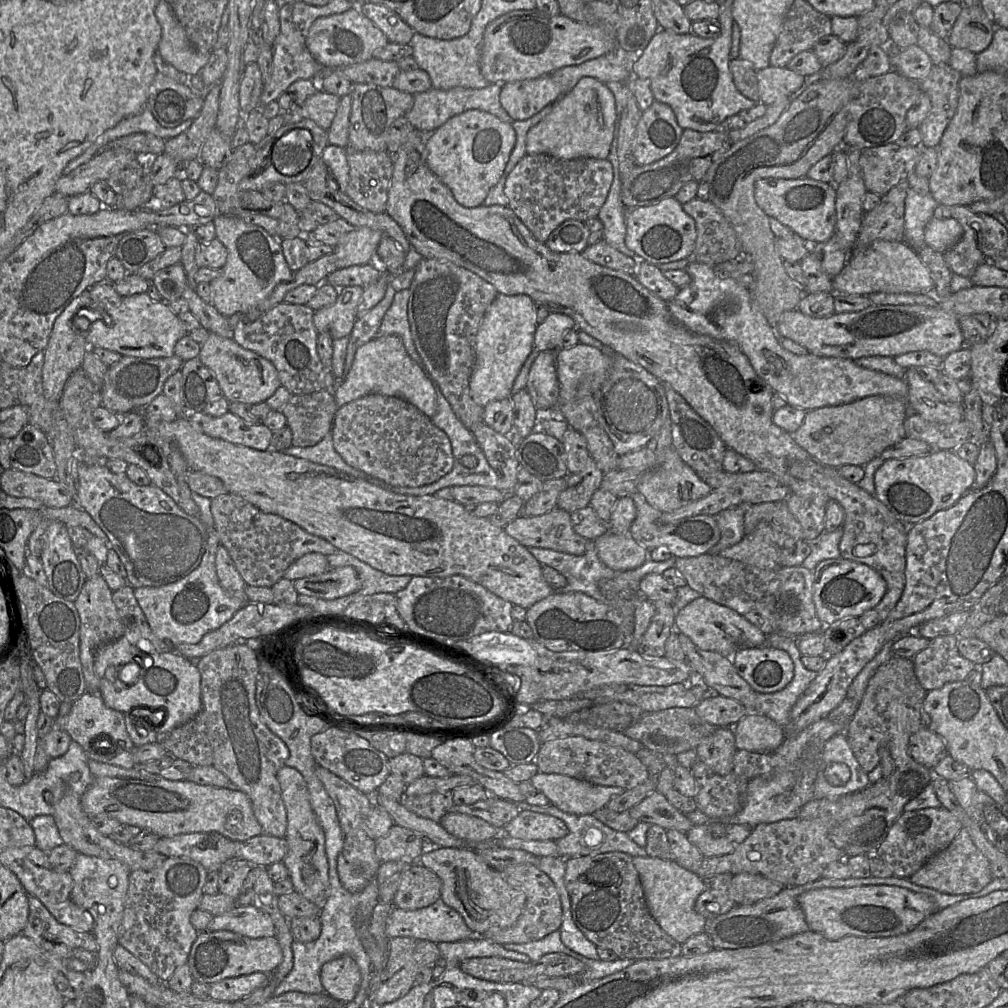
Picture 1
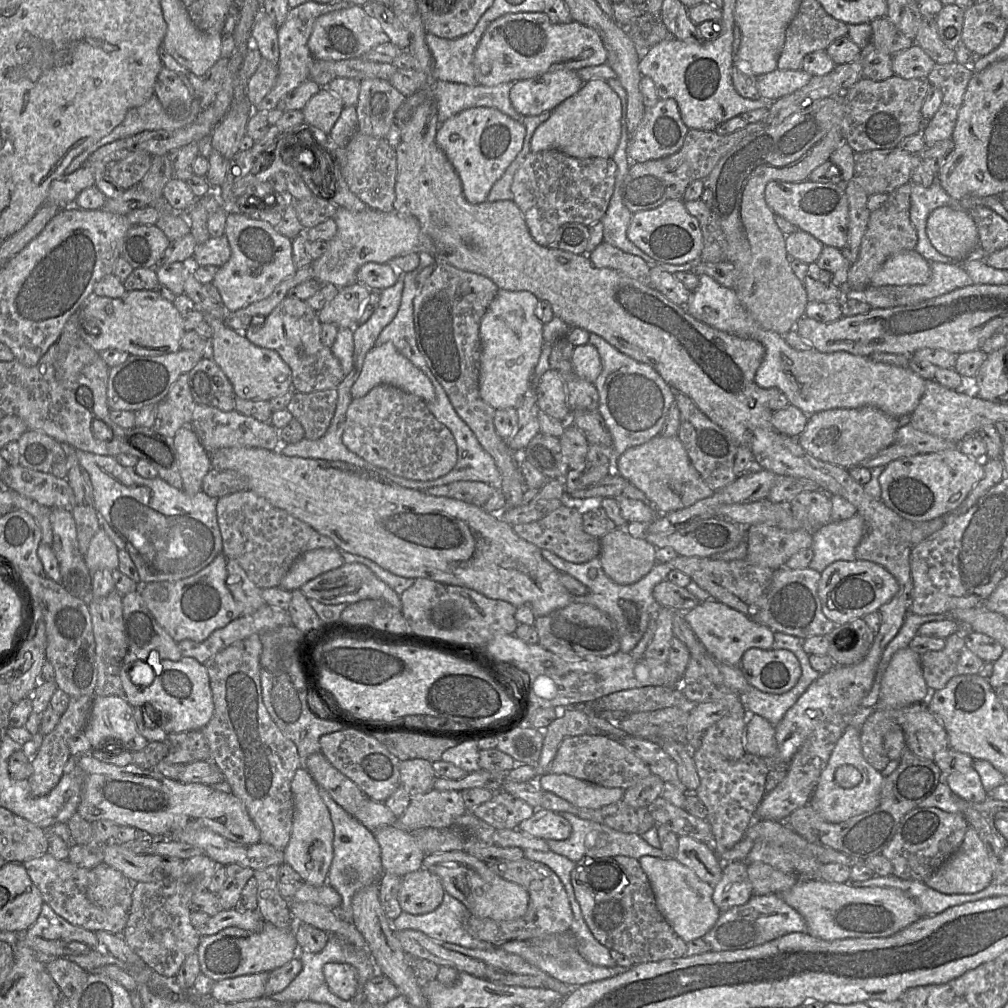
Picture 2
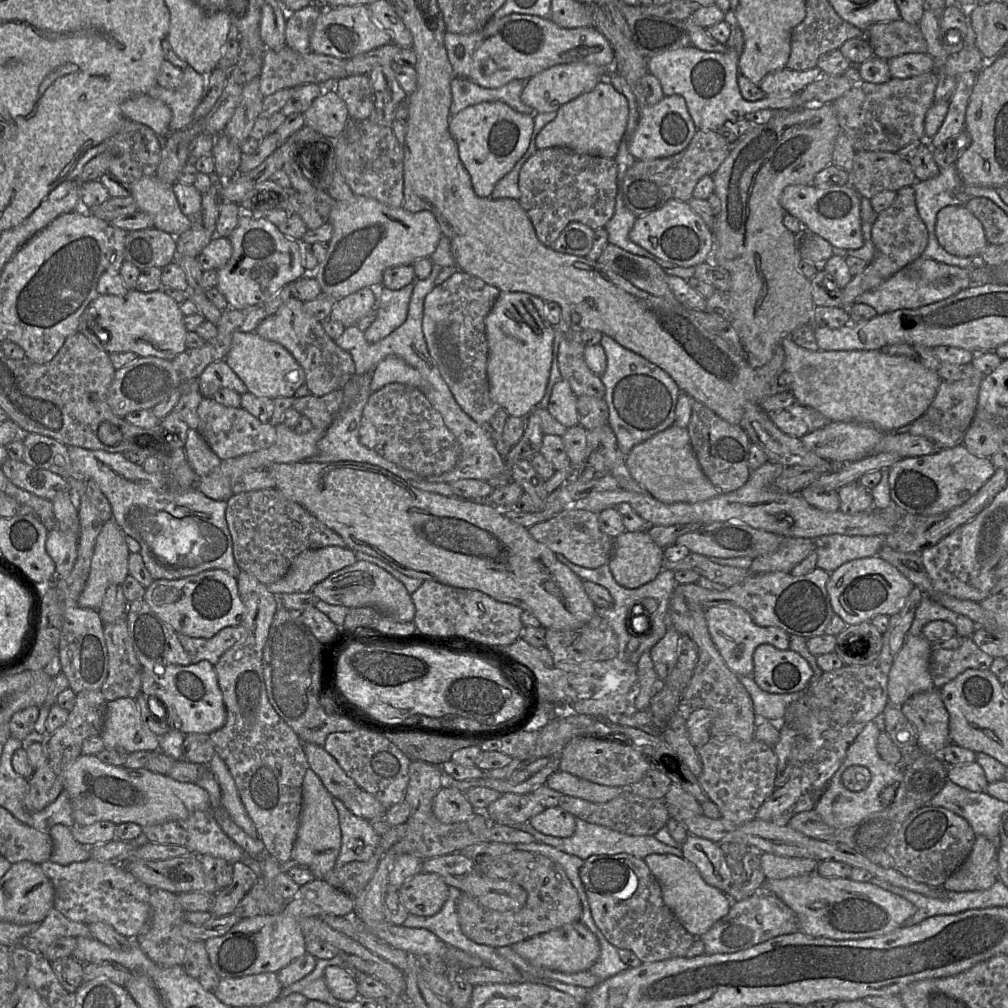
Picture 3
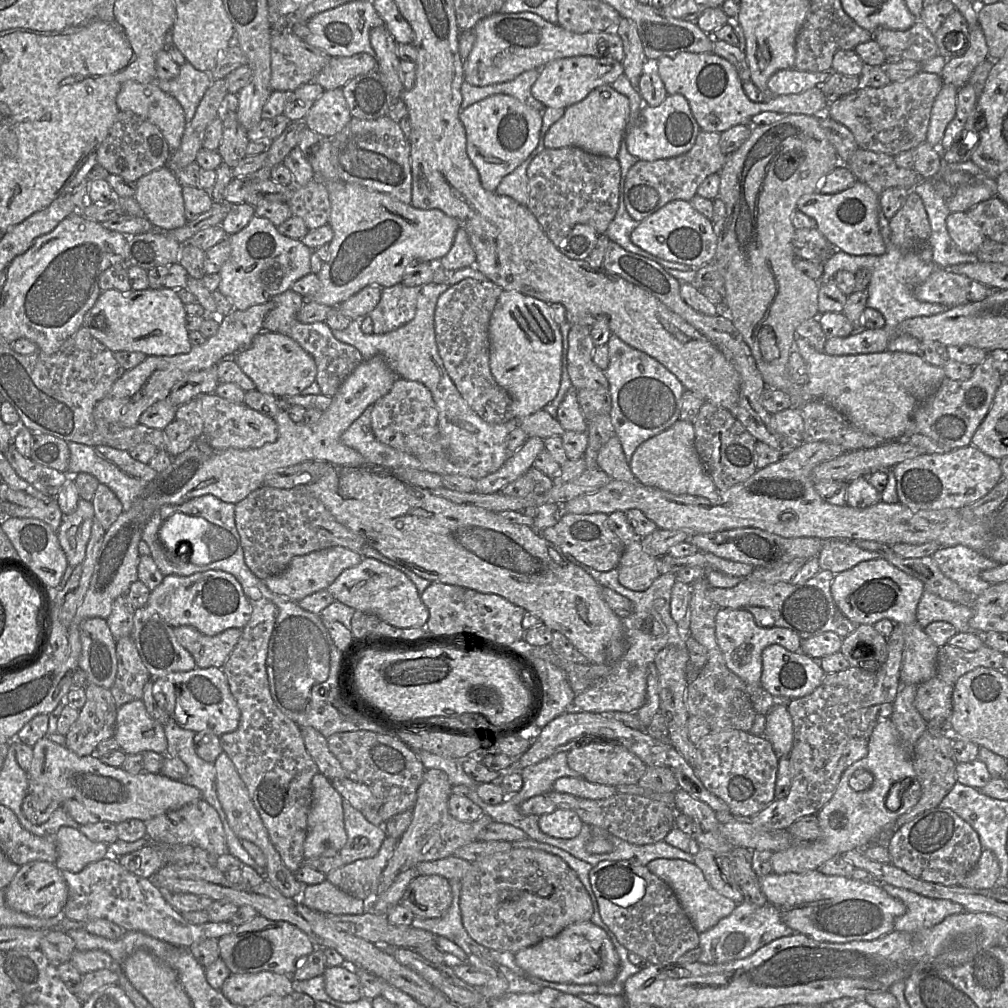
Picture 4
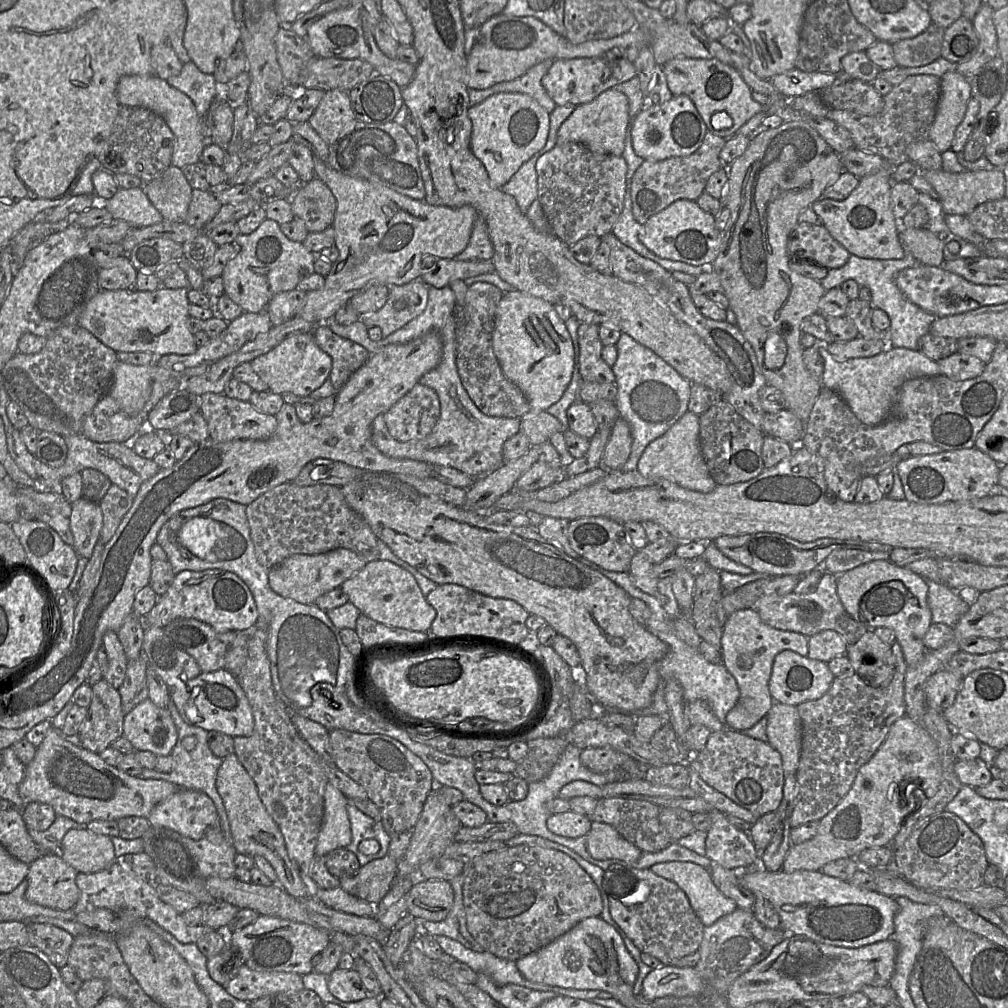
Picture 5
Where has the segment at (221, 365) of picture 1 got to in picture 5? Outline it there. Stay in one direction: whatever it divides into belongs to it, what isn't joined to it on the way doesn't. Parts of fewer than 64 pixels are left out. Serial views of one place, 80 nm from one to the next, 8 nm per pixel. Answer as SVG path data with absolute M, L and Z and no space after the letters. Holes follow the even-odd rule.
M308 332L287 337L269 352L250 361L250 365L267 385L268 391L281 395L293 393L306 397L327 381L331 372L332 360L316 344L312 332Z

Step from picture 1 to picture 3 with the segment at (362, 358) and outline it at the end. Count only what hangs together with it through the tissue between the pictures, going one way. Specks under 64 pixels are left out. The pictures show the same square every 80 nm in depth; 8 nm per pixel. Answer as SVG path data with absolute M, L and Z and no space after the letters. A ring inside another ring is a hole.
M396 356L384 358L372 372L370 389L372 392L391 383L401 383L420 389L420 373Z

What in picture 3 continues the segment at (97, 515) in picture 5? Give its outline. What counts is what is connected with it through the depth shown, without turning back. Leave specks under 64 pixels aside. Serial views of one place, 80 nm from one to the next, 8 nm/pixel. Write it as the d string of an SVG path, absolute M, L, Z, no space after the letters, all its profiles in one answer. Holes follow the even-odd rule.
M53 529L48 533L45 548L55 563L58 579L65 579L77 560L78 534Z

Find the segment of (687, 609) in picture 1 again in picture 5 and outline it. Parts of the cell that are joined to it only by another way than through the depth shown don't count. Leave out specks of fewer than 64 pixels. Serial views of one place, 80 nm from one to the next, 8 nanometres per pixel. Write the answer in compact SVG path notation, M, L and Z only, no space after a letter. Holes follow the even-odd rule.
M750 608L737 610L727 618L721 636L722 663L735 677L740 690L737 704L726 717L728 728L736 731L748 729L768 714L774 703L769 690L769 679L775 656L783 650L807 656L808 637L798 632L773 628Z

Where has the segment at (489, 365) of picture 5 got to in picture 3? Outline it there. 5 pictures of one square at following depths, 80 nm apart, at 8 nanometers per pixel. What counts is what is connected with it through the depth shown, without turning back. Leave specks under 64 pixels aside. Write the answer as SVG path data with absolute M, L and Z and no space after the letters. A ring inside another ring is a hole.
M457 271L426 295L422 331L429 354L456 402L490 435L497 451L505 460L511 449L503 438L504 426L509 415L491 399L486 371L488 343L485 318L499 294L500 290L495 286L471 274Z

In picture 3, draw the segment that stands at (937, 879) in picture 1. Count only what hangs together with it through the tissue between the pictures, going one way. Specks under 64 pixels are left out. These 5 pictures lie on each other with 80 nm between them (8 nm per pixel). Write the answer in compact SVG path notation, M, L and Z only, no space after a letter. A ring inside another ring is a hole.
M984 836L975 838L972 850L963 864L942 885L947 892L974 892L990 888L998 880L995 845Z

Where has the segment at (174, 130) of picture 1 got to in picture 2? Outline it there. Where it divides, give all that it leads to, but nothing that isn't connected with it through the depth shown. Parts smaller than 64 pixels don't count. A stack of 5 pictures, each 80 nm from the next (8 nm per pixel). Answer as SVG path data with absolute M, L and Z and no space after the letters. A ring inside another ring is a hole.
M191 72L188 73L187 77L196 96L196 100L193 101L190 114L187 117L174 119L172 115L166 112L158 98L153 94L142 106L130 109L125 115L124 120L115 127L111 133L75 157L65 169L64 174L70 174L79 169L97 149L115 140L142 131L174 131L191 125L201 112L200 98L203 93L204 85L202 78Z

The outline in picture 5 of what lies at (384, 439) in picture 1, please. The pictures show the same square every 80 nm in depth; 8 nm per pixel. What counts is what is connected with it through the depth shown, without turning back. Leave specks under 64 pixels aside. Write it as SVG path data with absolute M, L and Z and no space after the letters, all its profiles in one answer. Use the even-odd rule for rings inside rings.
M420 383L383 414L389 434L400 442L425 438L439 417L438 395Z

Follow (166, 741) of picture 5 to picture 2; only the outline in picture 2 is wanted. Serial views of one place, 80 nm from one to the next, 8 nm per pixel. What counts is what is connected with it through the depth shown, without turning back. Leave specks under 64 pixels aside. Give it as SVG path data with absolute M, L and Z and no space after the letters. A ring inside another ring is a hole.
M93 696L83 734L90 741L93 750L111 748L136 752L149 744L138 732L134 708L119 696Z

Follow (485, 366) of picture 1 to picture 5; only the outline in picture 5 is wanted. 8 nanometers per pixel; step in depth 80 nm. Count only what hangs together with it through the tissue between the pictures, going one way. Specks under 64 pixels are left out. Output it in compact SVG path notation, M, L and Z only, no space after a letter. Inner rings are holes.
M519 290L503 293L496 310L492 342L494 354L504 375L518 386L528 399L530 414L545 411L560 400L573 376L575 352L565 322L559 318L551 303Z

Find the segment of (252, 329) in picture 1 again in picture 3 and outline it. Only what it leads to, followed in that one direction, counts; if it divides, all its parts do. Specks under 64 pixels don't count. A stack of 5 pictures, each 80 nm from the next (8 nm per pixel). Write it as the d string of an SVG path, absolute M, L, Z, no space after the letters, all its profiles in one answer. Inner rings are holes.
M290 297L274 314L257 326L255 333L263 339L286 348L305 373L305 386L315 396L324 396L341 389L355 375L352 356L338 347L325 332L322 323L303 309L303 302Z

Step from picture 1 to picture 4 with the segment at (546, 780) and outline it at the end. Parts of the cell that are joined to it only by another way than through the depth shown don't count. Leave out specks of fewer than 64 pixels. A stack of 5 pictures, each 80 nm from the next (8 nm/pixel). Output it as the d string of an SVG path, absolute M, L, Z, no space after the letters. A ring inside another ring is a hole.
M561 777L553 785L552 790L571 794L578 799L601 800L617 793L615 786L592 783L582 777Z

